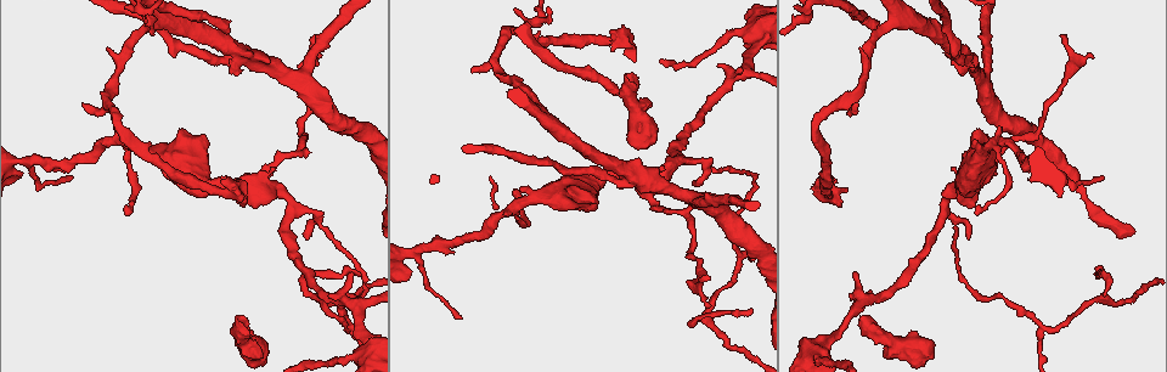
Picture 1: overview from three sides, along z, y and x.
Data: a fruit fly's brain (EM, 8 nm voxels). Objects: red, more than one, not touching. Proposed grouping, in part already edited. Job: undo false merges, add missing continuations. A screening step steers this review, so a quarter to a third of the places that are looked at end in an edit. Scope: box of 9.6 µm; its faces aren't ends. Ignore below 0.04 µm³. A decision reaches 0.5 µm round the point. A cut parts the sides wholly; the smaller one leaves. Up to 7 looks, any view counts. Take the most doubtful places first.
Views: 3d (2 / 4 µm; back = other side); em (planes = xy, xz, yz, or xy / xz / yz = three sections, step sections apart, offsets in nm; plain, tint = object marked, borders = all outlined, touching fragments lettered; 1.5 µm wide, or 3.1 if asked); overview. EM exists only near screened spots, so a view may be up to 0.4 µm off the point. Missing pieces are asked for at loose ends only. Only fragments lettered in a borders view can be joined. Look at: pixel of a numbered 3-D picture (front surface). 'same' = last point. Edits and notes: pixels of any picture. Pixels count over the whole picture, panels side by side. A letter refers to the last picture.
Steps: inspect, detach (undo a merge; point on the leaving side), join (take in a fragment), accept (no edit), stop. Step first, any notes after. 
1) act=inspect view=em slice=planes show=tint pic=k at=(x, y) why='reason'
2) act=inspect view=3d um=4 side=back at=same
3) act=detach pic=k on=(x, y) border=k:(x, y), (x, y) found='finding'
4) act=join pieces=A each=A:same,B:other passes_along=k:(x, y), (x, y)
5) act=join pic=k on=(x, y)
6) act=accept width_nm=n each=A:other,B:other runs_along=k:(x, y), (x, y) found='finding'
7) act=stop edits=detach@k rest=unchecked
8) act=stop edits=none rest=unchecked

act=inspect view=em slice=yz step=4 show=borders pic=1 at=(618, 95) why='branch stops here'

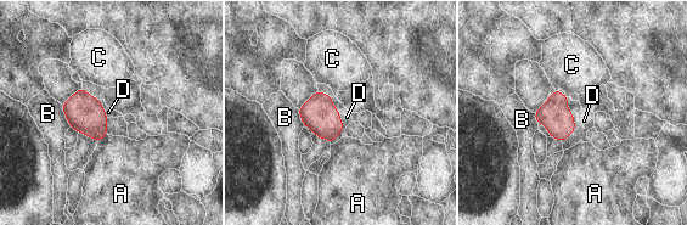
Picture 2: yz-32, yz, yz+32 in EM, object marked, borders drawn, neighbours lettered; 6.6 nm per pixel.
act=join pieces=D width_nm=190 longest_contact=D:300nm each=A:other,B:other,C:other,D:same found='the neuron continues'

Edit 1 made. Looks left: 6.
act=inspect view=overview why='see it whole again'

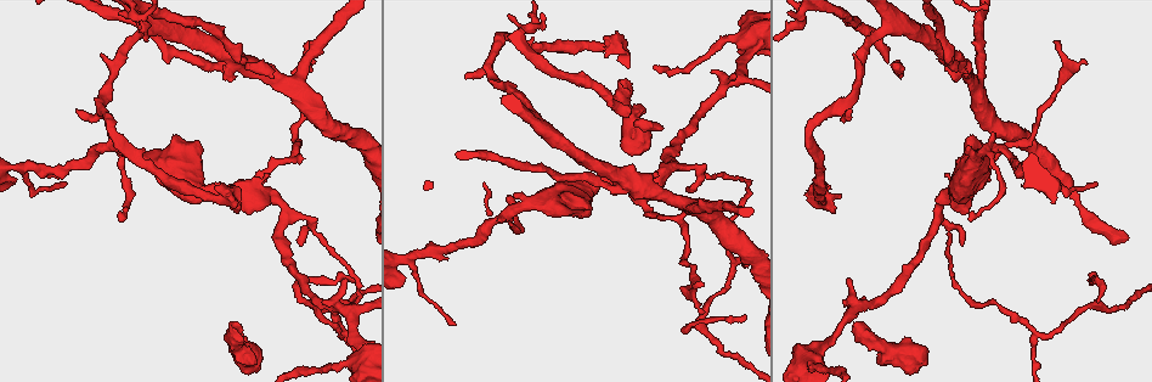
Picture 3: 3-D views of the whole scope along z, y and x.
act=inspect view=em slice=xz step=8 show=tint pic=3 at=(1033, 333) why='arms part here'

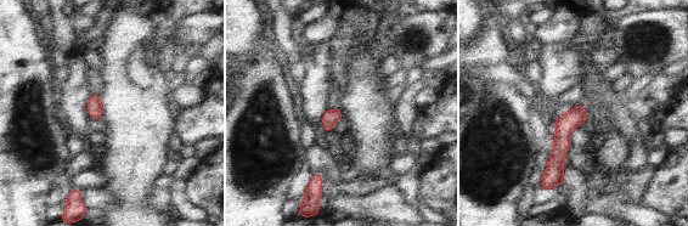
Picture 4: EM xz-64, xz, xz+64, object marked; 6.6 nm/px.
act=inspect view=em slice=xz step=8 show=borders at=same

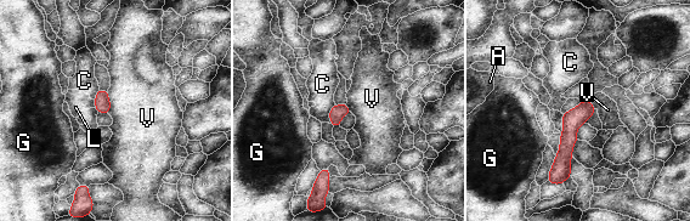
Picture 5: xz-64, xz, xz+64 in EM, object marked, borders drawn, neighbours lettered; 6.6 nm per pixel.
act=accept longest_contact=V:150nm each=A:other,C:other,G:other,L:other,V:other border=5:(107, 91), (109, 101), (108, 113) found='one neuron here'

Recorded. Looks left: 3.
act=inspect view=3d um=2 pic=3 at=(1097, 185) why='tapers out'

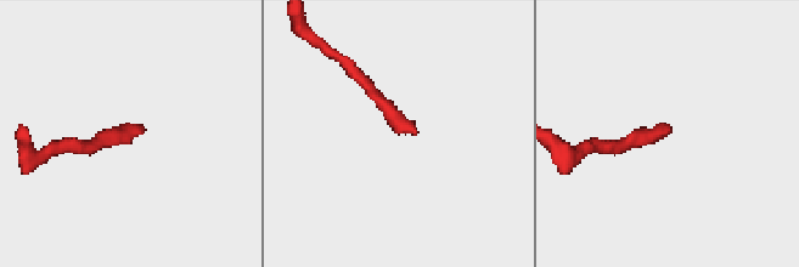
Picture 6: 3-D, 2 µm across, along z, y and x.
act=inspect view=em slice=xy step=4 show=tint pic=6 at=(141, 124)

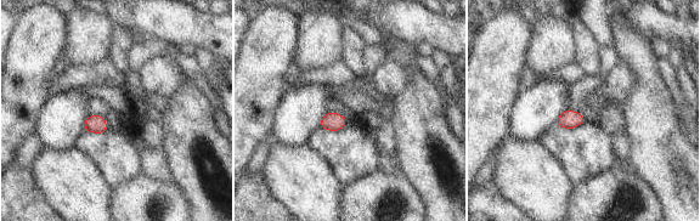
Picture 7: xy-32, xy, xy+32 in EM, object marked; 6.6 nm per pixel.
act=inspect view=em slice=xy step=4 show=borders at=same

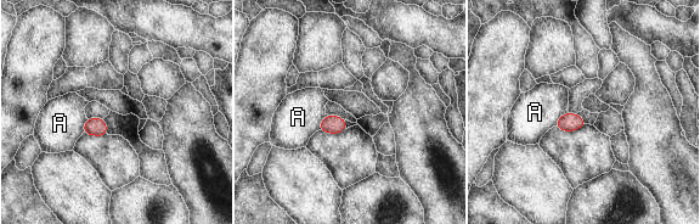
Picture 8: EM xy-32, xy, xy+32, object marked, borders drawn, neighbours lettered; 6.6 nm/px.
act=accept longest_contact=A:130nm each=A:other found='none of them fits'

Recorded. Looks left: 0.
act=stop edits=join@2 rest=unchecked

